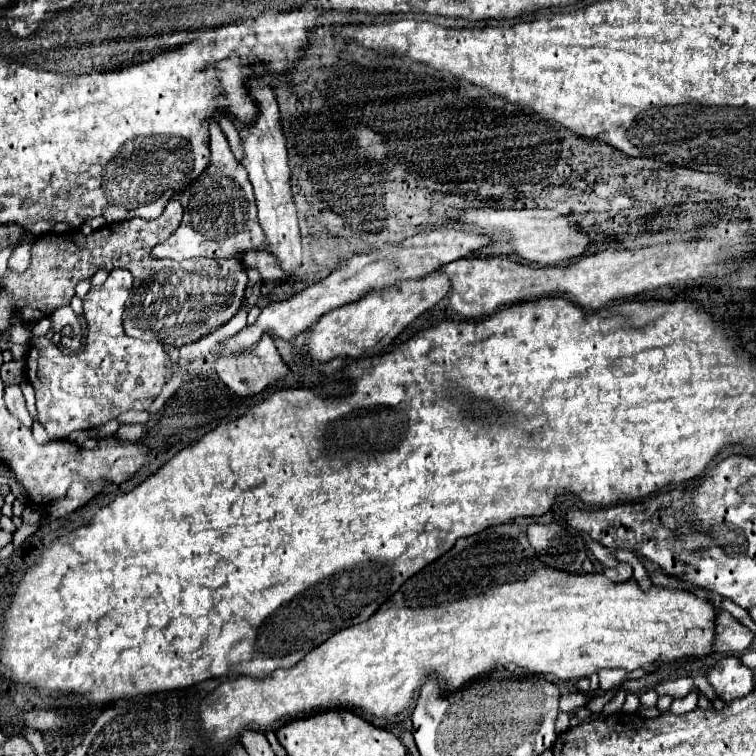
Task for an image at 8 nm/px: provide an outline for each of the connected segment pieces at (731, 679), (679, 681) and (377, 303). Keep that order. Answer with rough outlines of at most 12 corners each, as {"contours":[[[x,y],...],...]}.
{"contours":[[[738,657],[720,659],[708,681],[722,701],[746,697],[754,673]],[[668,679],[656,685],[658,695],[686,697],[694,689],[694,679]],[[426,275],[310,329],[314,363],[380,354],[450,291]]]}

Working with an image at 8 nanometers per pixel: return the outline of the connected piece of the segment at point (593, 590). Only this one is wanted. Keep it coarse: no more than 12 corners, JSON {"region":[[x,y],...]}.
{"region":[[458,539],[364,623],[200,705],[212,745],[518,665],[710,653],[714,605]]}

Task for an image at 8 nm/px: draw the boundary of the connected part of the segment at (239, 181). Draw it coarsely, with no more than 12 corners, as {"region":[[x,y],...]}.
{"region":[[216,123],[210,163],[154,259],[268,251],[252,185]]}

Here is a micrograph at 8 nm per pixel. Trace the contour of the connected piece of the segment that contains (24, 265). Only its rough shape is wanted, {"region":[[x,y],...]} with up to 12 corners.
{"region":[[30,234],[15,248],[9,268],[24,272],[31,261],[35,236]]}

